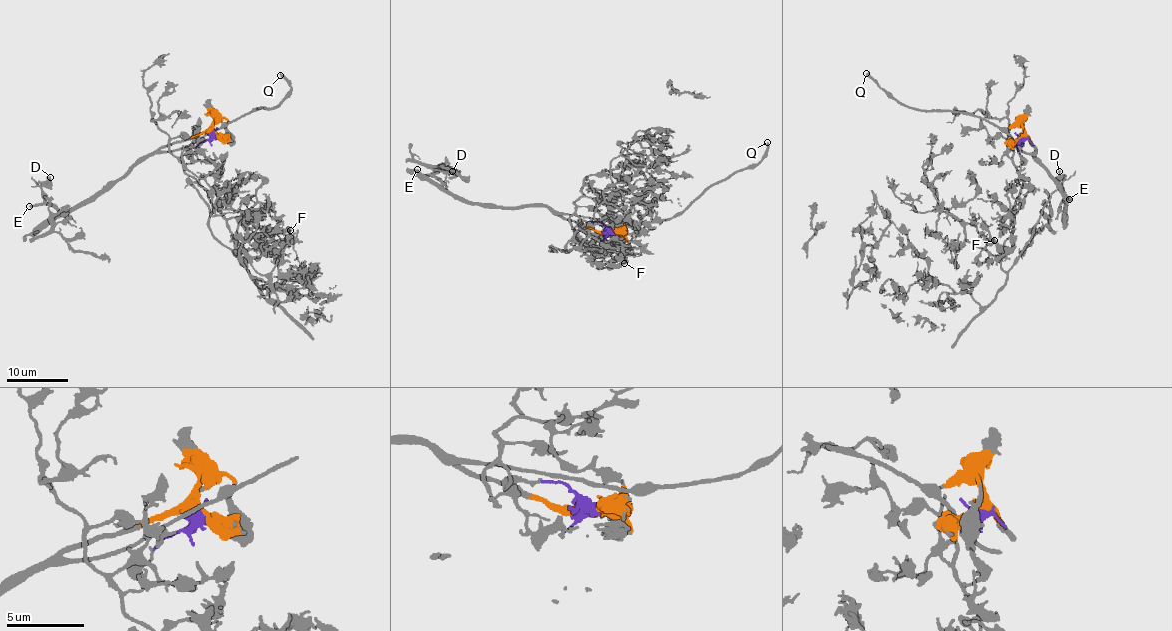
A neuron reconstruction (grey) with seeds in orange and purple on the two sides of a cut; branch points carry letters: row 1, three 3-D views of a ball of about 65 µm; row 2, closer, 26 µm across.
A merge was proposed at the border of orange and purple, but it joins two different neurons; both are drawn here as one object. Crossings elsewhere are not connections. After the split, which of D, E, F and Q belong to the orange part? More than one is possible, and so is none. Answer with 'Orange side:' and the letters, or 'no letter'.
Orange side: D, E, Q

